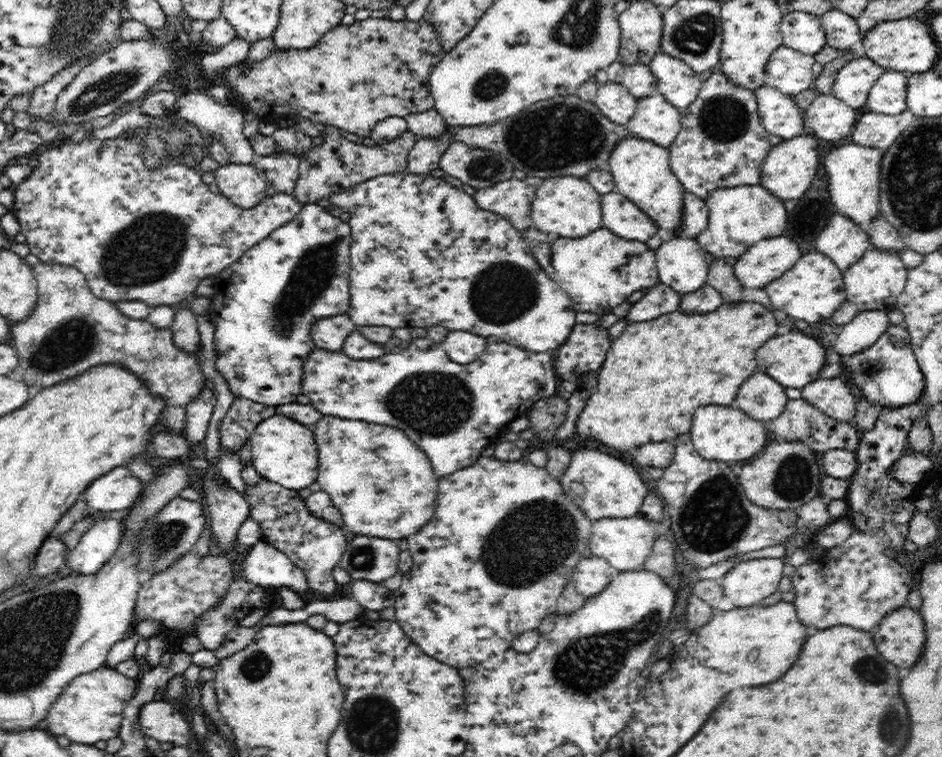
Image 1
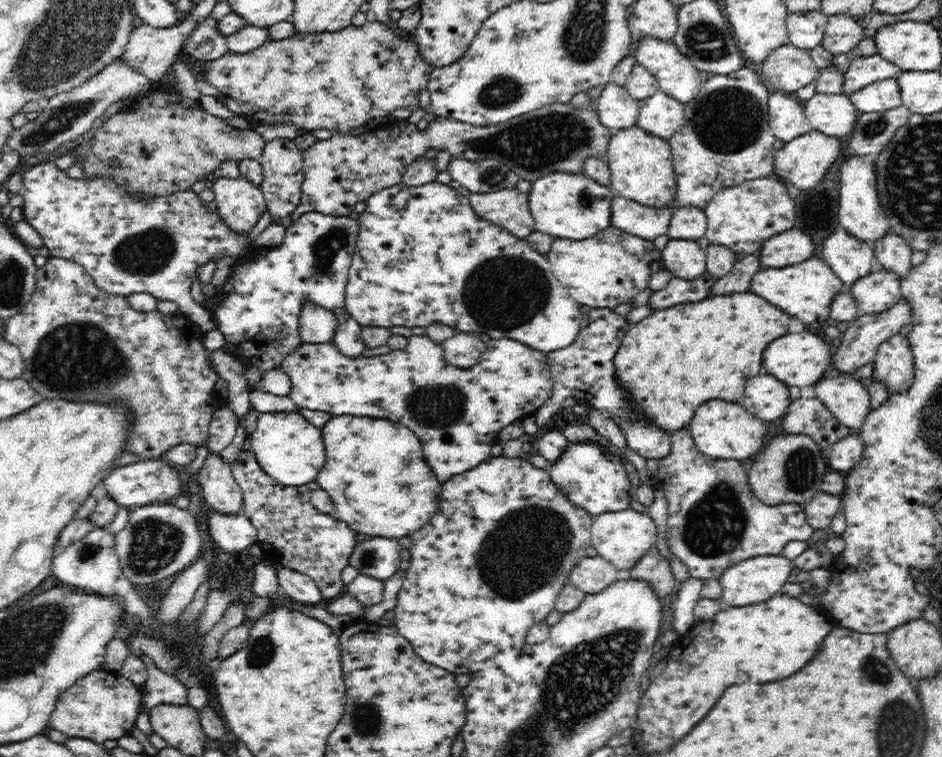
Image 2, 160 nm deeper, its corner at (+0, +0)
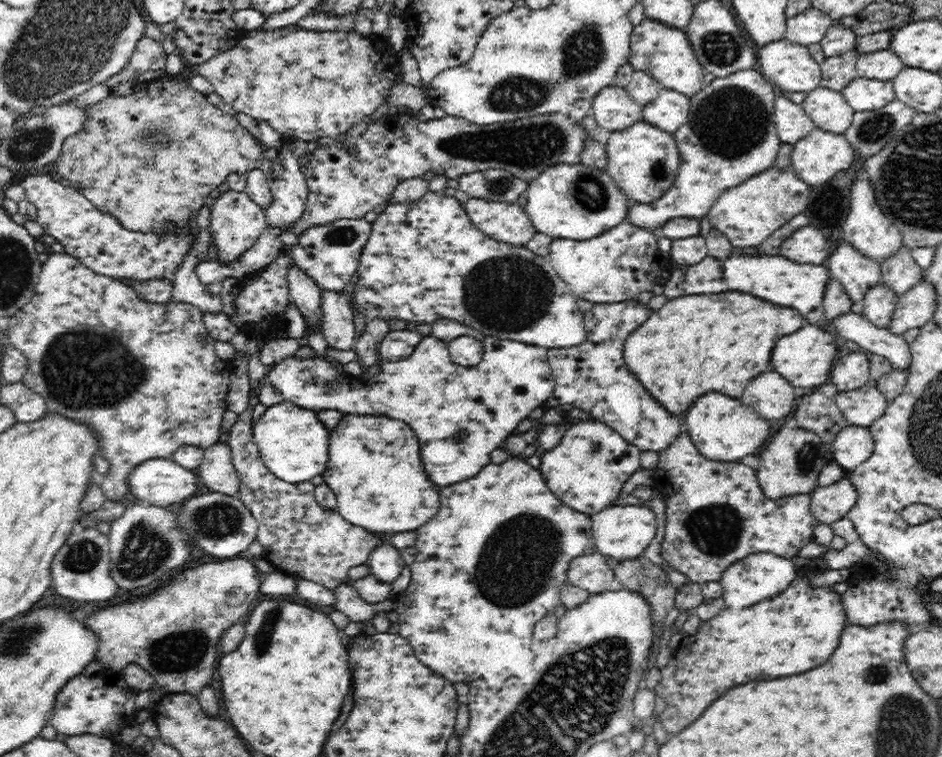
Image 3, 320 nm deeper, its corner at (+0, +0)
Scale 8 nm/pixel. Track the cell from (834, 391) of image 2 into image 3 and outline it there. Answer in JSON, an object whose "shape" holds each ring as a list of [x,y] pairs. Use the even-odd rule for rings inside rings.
{"shape":[[[868,386],[837,393],[833,398],[848,421],[848,425],[869,427],[884,412],[888,412],[890,401],[876,387]]]}

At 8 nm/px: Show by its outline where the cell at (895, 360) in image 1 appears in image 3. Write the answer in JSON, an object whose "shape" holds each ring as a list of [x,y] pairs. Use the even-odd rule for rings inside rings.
{"shape":[[[852,310],[838,314],[832,323],[842,338],[887,358],[892,368],[909,368],[912,362],[911,349],[902,335],[896,335],[888,328],[877,327],[862,314]]]}

